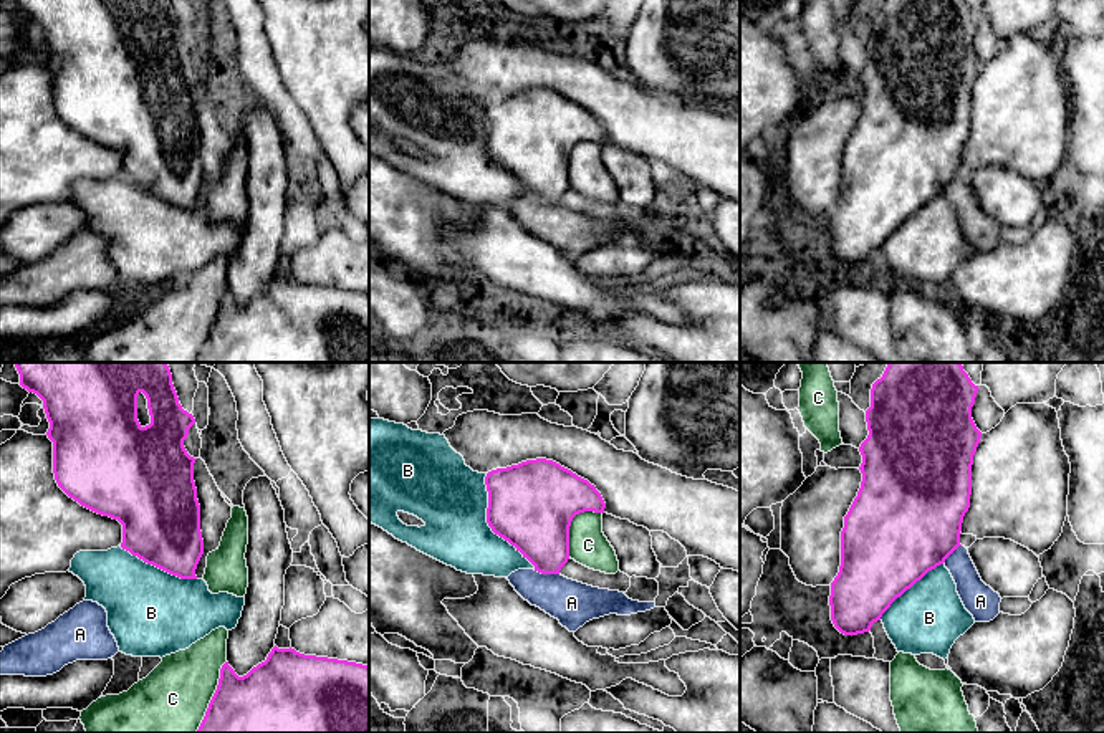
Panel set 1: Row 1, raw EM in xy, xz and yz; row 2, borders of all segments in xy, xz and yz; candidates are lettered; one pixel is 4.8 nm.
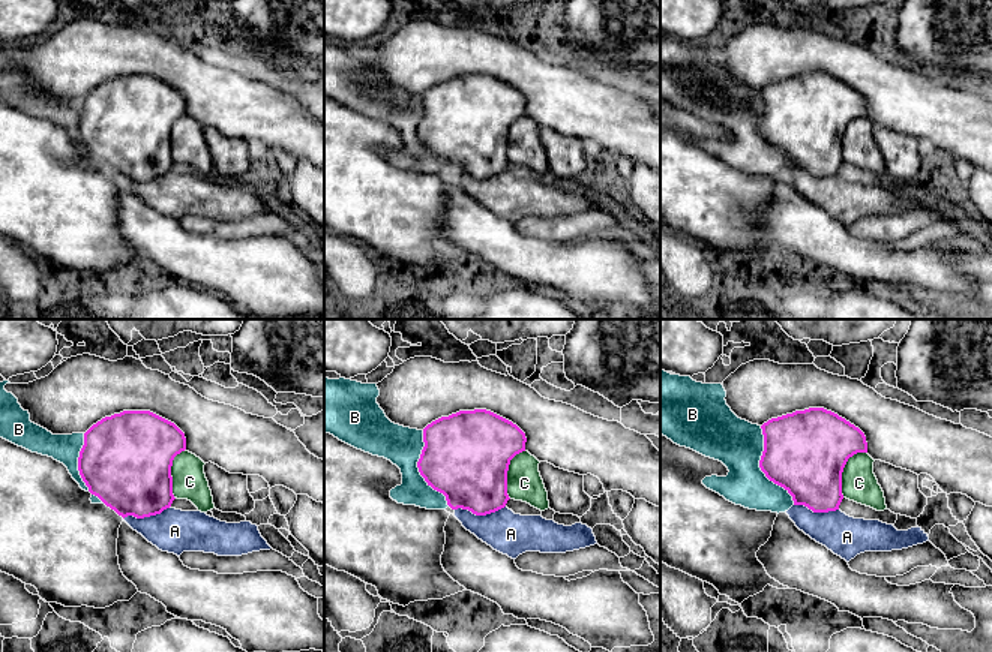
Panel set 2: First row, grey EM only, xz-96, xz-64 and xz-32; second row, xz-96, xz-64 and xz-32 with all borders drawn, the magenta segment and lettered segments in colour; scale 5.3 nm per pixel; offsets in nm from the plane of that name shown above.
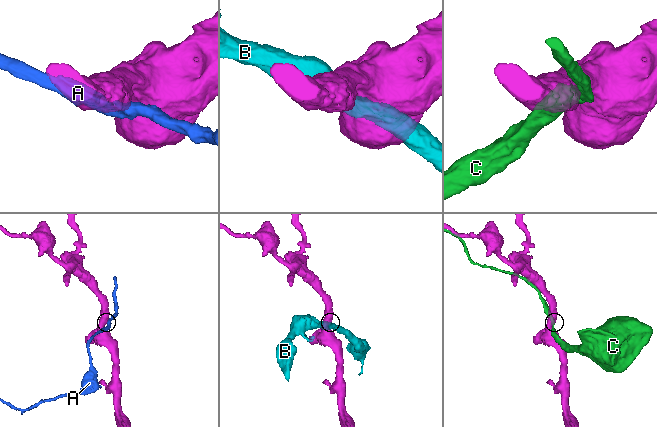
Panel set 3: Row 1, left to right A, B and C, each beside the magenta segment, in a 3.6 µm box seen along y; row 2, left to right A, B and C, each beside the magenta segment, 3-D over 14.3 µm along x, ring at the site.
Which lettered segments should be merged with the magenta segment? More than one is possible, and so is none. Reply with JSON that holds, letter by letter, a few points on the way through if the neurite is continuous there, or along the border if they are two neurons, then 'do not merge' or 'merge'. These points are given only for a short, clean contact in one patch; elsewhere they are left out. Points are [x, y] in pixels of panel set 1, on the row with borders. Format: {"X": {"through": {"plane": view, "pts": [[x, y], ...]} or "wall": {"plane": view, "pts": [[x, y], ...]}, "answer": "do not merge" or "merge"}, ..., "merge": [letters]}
{"A": {"wall": {"plane": "xz", "pts": [[533, 570], [558, 574]]}, "answer": "do not merge"}, "B": {"answer": "do not merge"}, "C": {"answer": "do not merge"}, "merge": []}

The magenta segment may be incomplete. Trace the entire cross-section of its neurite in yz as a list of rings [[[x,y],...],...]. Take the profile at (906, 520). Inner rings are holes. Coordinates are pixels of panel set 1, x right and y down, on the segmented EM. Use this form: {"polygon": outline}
{"polygon": [[[887,362],[882,377],[872,384],[871,407],[866,410],[869,435],[859,447],[862,455],[862,463],[859,467],[862,481],[857,496],[844,516],[844,528],[841,531],[841,566],[838,576],[831,582],[831,620],[841,634],[857,635],[869,632],[872,624],[881,620],[882,614],[897,597],[900,597],[907,589],[920,581],[929,571],[943,564],[945,559],[958,546],[962,546],[960,531],[963,516],[970,508],[973,455],[982,438],[982,432],[977,429],[972,419],[972,407],[975,404],[977,392],[978,386],[972,382],[960,362]]]}

